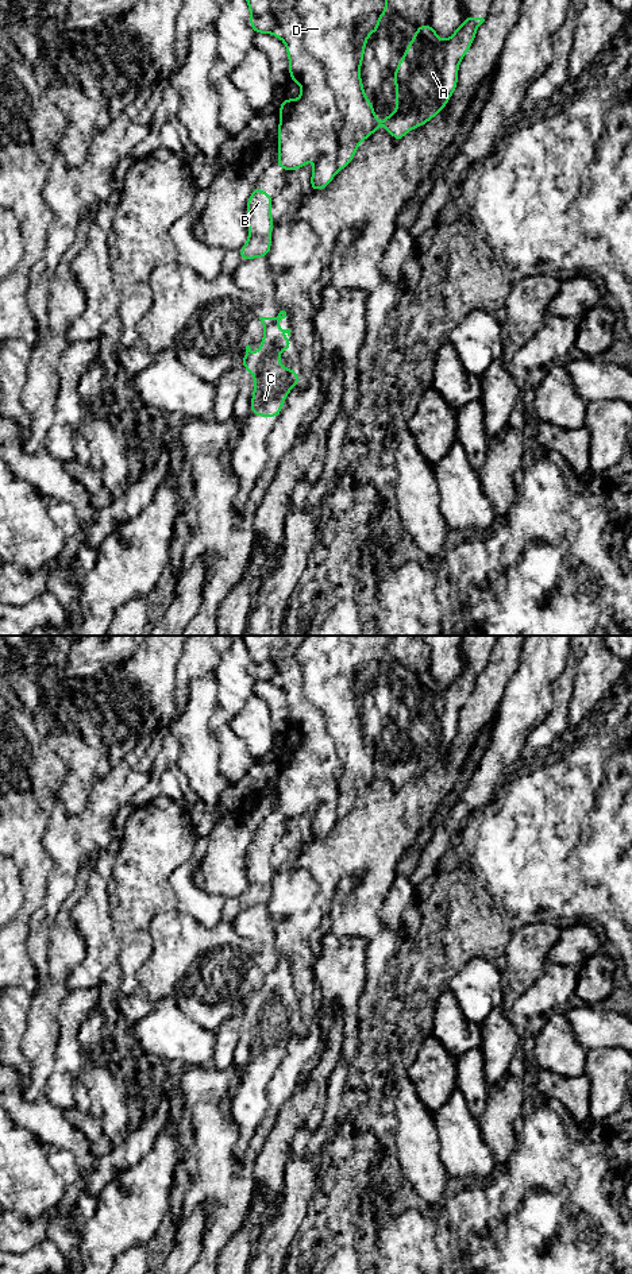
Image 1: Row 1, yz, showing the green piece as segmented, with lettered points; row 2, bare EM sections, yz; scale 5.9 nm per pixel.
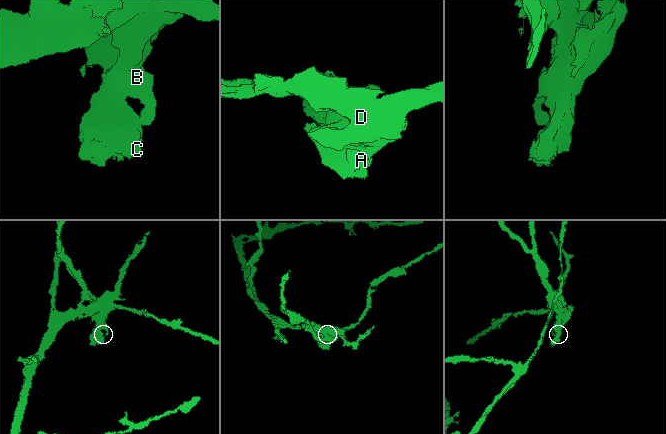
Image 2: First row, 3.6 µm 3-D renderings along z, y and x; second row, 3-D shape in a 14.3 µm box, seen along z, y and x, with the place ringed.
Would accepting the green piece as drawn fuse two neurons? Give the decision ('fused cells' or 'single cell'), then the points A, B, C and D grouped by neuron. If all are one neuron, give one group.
fused cells; groups A C D / B

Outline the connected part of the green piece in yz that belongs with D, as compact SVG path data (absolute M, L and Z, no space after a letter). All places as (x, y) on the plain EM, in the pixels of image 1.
M307 636L296 652L304 675L304 694L323 713L343 765L338 819L352 810L359 792L379 776L374 752L365 744L361 714L367 683L379 679L379 667L388 661L388 650L388 636Z

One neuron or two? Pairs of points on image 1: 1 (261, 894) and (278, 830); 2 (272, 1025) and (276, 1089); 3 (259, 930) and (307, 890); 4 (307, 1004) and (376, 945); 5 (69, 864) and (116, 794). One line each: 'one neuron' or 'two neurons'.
1: one neuron
2: two neurons
3: two neurons
4: two neurons
5: one neuron

